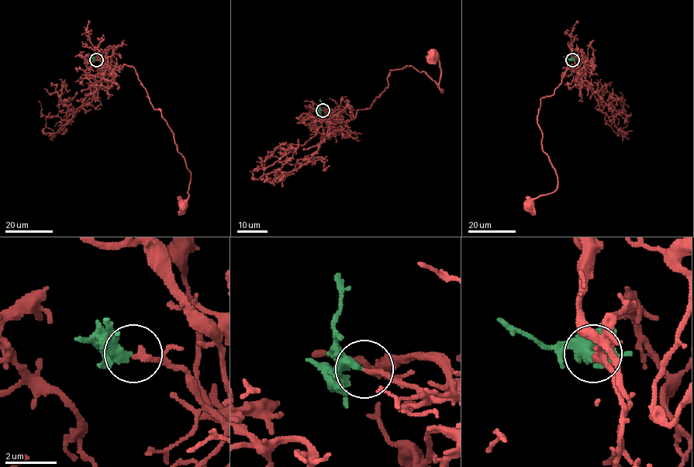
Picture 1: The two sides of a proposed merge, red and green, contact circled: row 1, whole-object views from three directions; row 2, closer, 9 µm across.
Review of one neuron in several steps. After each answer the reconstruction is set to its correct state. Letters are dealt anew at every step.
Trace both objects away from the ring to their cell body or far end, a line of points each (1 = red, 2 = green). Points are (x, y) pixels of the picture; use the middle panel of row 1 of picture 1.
1: (322, 111), (352, 119), (387, 88), (391, 70), (405, 66), (425, 73), (443, 91), (433, 57)
2: (322, 111), (319, 108), (319, 99)

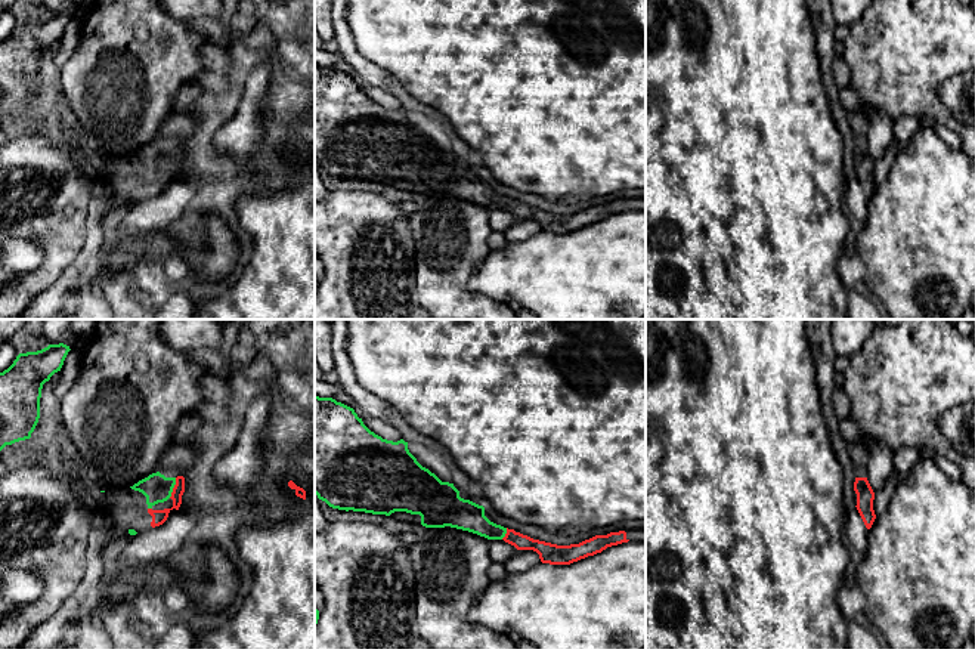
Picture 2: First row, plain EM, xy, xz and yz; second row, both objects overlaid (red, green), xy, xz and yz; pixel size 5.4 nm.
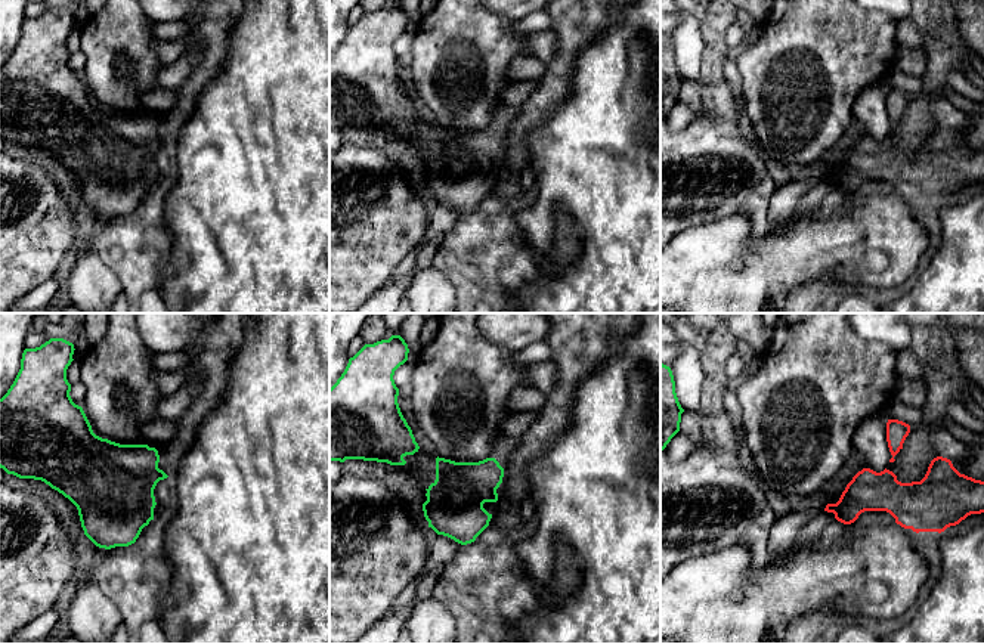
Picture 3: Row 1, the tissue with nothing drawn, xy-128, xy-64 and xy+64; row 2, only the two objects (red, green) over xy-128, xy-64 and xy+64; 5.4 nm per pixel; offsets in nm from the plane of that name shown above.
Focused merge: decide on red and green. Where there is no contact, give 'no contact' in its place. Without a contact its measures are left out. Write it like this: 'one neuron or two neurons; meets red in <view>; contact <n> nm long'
one neuron; meets red in xy; contact 120 nm long

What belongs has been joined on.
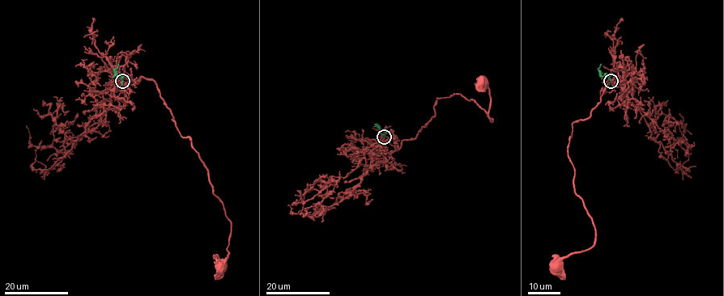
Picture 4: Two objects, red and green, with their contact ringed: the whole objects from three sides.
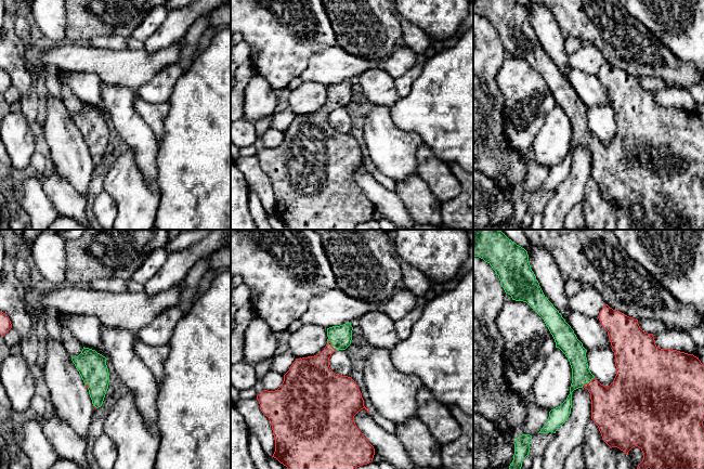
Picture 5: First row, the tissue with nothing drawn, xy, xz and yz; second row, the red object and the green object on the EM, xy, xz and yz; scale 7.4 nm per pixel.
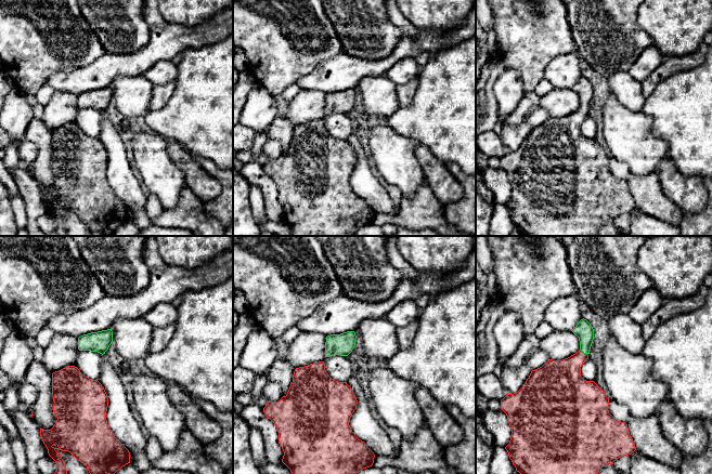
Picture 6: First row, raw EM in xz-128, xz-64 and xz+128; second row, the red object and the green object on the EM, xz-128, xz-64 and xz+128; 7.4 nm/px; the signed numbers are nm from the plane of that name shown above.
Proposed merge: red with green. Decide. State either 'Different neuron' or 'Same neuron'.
Same neuron

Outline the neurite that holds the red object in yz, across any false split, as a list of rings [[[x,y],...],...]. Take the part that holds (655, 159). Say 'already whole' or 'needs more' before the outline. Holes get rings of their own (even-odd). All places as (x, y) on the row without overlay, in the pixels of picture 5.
needs more; [[[473,0],[473,14],[479,14],[483,16],[485,19],[487,19],[492,24],[492,26],[498,32],[498,36],[500,38],[501,44],[504,45],[505,50],[510,52],[512,57],[526,60],[544,77],[546,83],[548,84],[550,91],[552,92],[555,96],[556,105],[559,105],[565,112],[565,114],[568,115],[570,119],[570,122],[572,126],[572,141],[570,144],[570,152],[560,164],[549,169],[548,178],[538,191],[549,191],[549,190],[556,191],[559,184],[562,183],[568,178],[571,171],[572,149],[578,145],[584,144],[590,151],[591,177],[598,183],[602,197],[611,206],[617,205],[621,208],[623,208],[626,212],[628,212],[628,209],[635,204],[638,204],[642,208],[643,217],[638,222],[636,230],[646,230],[648,225],[650,225],[652,230],[704,230],[704,183],[703,183],[703,179],[704,179],[704,122],[701,120],[699,115],[694,114],[693,112],[688,112],[688,110],[680,109],[680,108],[673,107],[673,106],[659,105],[655,102],[653,91],[644,90],[640,86],[638,81],[638,77],[629,75],[620,68],[613,67],[608,62],[604,62],[602,67],[599,70],[598,76],[602,84],[608,89],[608,93],[612,103],[611,106],[615,113],[616,133],[610,143],[603,143],[595,135],[595,133],[591,131],[591,129],[588,126],[588,120],[587,120],[587,115],[586,115],[587,107],[583,104],[583,101],[577,96],[571,83],[565,79],[565,77],[562,75],[559,68],[553,64],[553,62],[544,52],[539,43],[539,40],[536,37],[536,34],[531,26],[531,23],[529,19],[529,12],[524,5],[517,2],[516,0]]]

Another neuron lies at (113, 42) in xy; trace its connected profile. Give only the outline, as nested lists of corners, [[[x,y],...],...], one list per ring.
[[[100,36],[88,40],[86,43],[93,48],[109,49],[116,51],[128,49],[126,38],[120,36]]]

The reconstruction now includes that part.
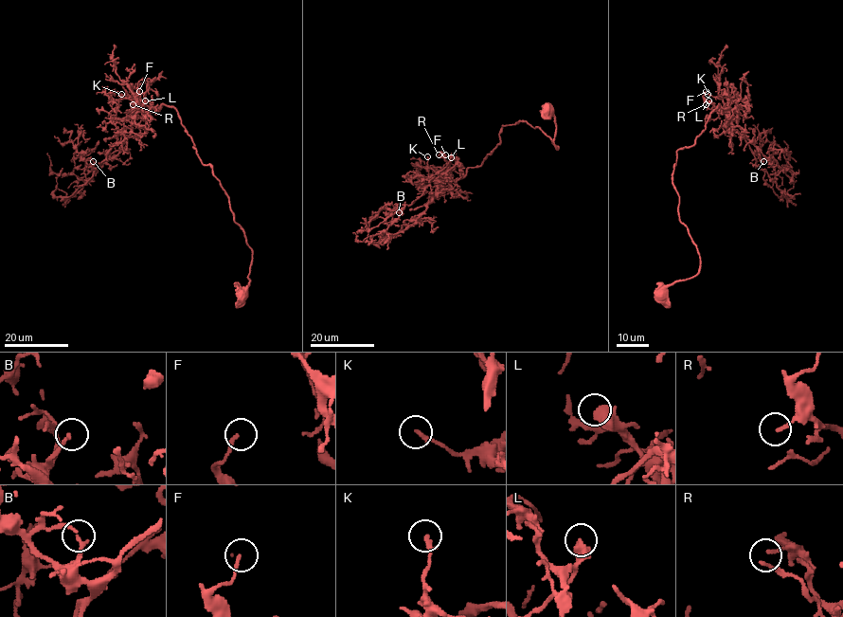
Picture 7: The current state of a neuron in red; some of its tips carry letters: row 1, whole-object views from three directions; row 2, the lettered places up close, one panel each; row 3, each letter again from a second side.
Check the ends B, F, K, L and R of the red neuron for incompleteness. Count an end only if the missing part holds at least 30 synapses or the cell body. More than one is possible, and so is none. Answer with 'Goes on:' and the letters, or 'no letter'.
Goes on: B

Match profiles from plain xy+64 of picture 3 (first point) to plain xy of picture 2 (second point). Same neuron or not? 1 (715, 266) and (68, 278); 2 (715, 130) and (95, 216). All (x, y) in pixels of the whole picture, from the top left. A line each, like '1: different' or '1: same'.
1: different
2: different

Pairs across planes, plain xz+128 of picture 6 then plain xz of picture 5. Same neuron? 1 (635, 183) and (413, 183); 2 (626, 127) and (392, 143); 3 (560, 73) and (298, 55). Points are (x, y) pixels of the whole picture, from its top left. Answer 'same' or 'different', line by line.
1: same
2: same
3: different

